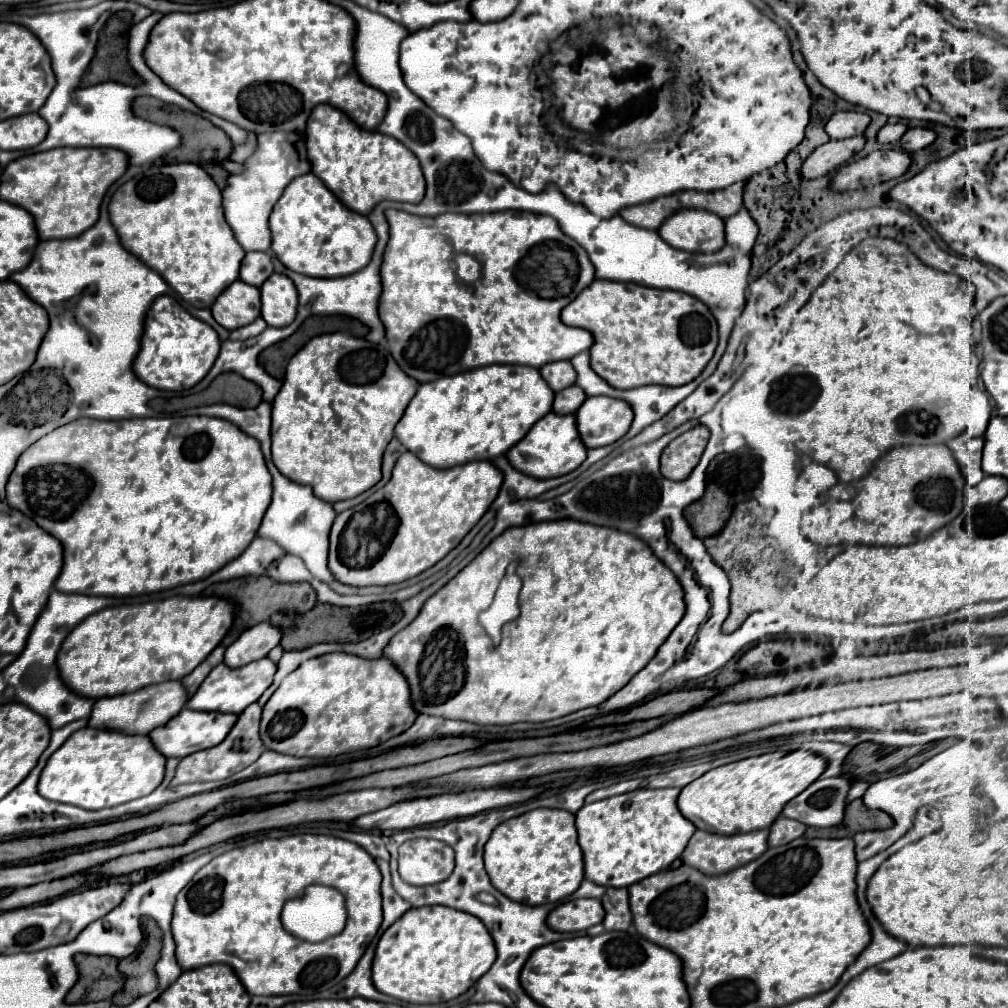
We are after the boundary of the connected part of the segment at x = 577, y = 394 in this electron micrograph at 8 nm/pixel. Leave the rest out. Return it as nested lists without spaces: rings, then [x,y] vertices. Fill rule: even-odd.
[[[578,386],[564,388],[564,392],[556,392],[552,412],[556,412],[556,414],[574,414],[576,408],[580,408],[580,404],[584,400],[586,400],[586,394],[582,392],[582,388],[578,388]]]

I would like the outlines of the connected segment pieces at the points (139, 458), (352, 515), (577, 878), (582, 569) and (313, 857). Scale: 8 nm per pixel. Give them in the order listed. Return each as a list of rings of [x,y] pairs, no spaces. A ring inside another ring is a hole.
[[[180,416],[180,418],[132,418],[132,420],[76,420],[72,424],[60,426],[48,436],[40,438],[32,448],[28,448],[12,476],[6,484],[6,502],[20,510],[24,516],[34,520],[40,528],[52,534],[64,546],[64,566],[60,576],[54,582],[54,588],[60,592],[80,592],[88,596],[140,596],[140,594],[154,594],[162,590],[172,590],[176,586],[184,586],[196,580],[204,580],[208,574],[220,570],[224,564],[232,562],[248,544],[254,540],[260,520],[270,504],[272,496],[272,478],[266,468],[260,444],[240,432],[234,424],[220,418],[210,416]]]
[[[404,452],[384,488],[336,516],[330,530],[330,572],[348,586],[388,586],[418,576],[460,544],[494,502],[500,484],[502,472],[492,462],[436,470]]]
[[[536,808],[502,822],[484,846],[484,864],[492,886],[516,902],[538,906],[564,900],[584,880],[574,814],[556,808]]]
[[[578,520],[536,522],[510,528],[492,540],[464,570],[424,602],[412,624],[392,636],[382,656],[390,658],[404,674],[410,686],[412,706],[418,714],[466,720],[480,726],[546,722],[580,708],[598,706],[628,684],[654,658],[656,650],[682,620],[686,608],[682,596],[684,590],[676,576],[640,538],[616,528],[592,526]],[[514,560],[518,560],[520,578],[514,564],[508,568]]]
[[[298,834],[278,840],[266,838],[244,848],[224,852],[208,862],[180,892],[172,916],[172,934],[176,942],[176,958],[182,970],[194,970],[208,964],[228,964],[232,970],[236,970],[236,976],[252,996],[310,996],[314,992],[336,986],[354,970],[366,946],[380,928],[380,922],[380,870],[376,868],[374,858],[362,846],[342,838]],[[312,884],[336,888],[346,898],[348,908],[348,922],[344,926],[344,932],[340,932],[340,936],[334,936],[332,940],[322,940],[320,944],[308,944],[292,936],[284,930],[280,920],[282,906],[288,900],[300,898]]]

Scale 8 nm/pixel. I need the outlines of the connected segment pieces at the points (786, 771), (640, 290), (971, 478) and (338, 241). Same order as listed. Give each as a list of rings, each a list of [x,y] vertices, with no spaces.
[[[808,750],[772,752],[738,760],[706,772],[678,794],[680,812],[698,828],[714,834],[740,834],[768,828],[782,812],[784,804],[806,790],[822,776],[828,762]]]
[[[594,280],[578,294],[574,302],[570,302],[562,310],[560,318],[566,326],[584,328],[594,336],[594,344],[590,348],[590,366],[602,380],[620,390],[648,384],[682,386],[686,382],[692,382],[708,364],[718,344],[716,320],[700,300],[684,292],[646,288],[640,284]]]
[[[962,434],[958,438],[952,438],[946,446],[952,450],[956,462],[960,464],[960,468],[962,468],[962,472],[966,476],[966,482],[970,486],[976,486],[984,478],[984,472],[980,468],[984,438],[982,436],[970,438],[970,436]]]
[[[314,174],[294,178],[270,216],[272,252],[278,260],[300,274],[352,274],[364,268],[376,244],[376,232],[364,214],[344,208],[340,200]]]

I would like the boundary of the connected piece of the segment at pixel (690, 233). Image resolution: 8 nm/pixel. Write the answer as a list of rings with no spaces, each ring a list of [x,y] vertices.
[[[684,210],[670,216],[658,234],[676,250],[718,252],[724,246],[724,220],[712,212]]]

